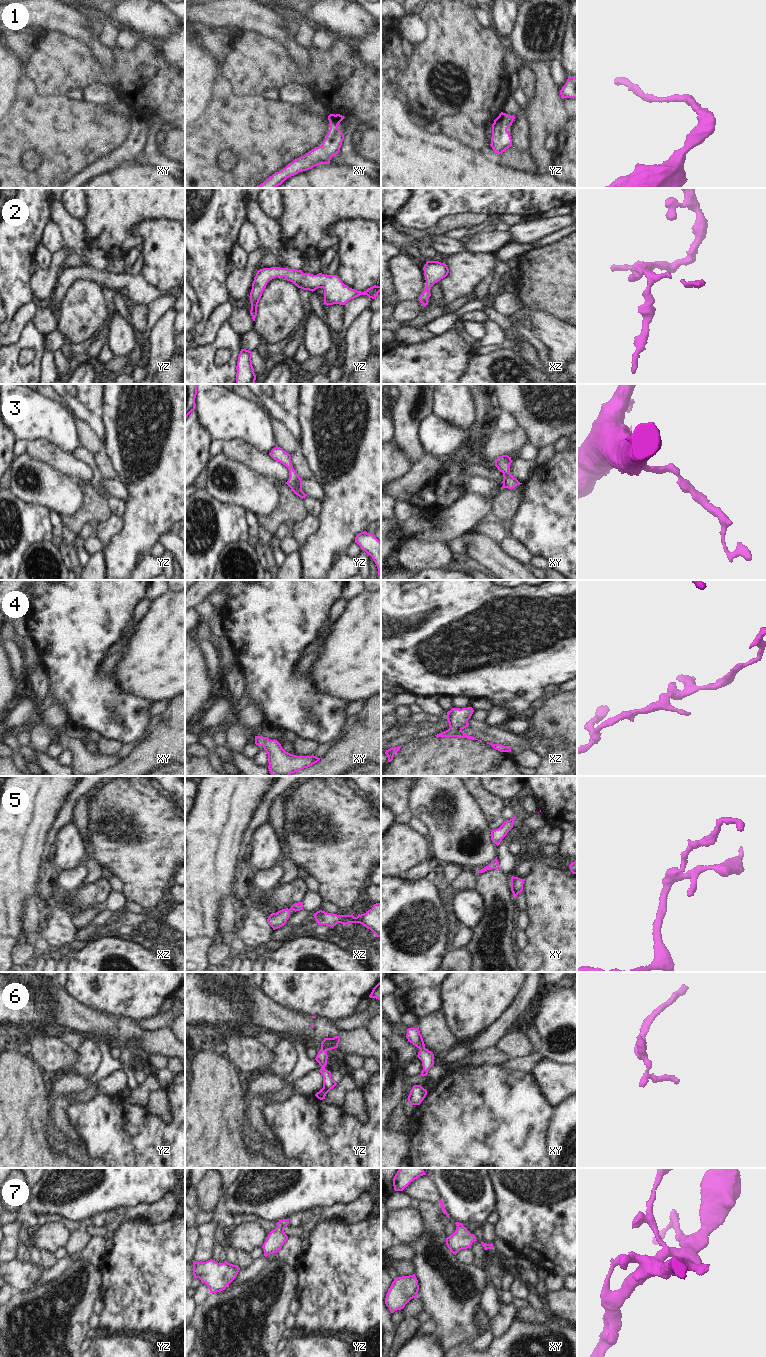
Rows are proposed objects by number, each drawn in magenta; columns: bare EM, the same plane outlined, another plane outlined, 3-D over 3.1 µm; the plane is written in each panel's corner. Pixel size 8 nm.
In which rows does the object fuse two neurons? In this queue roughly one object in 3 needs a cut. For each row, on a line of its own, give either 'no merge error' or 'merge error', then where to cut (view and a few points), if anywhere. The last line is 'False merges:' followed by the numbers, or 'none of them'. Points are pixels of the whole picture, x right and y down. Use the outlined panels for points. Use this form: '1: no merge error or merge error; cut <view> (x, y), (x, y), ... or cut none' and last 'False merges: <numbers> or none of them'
1: no merge error; cut none
2: no merge error; cut none
3: no merge error; cut none
4: no merge error; cut none
5: no merge error; cut none
6: no merge error; cut none
7: no merge error; cut none
False merges: none of them

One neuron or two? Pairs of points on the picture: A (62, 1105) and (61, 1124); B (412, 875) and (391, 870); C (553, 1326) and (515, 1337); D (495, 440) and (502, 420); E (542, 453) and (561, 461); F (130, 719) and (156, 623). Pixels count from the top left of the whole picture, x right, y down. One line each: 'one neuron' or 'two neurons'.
A: one neuron
B: two neurons
C: one neuron
D: two neurons
E: two neurons
F: two neurons

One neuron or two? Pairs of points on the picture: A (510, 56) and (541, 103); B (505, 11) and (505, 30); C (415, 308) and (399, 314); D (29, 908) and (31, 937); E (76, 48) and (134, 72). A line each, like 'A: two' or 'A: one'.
A: one
B: one
C: one
D: one
E: one

